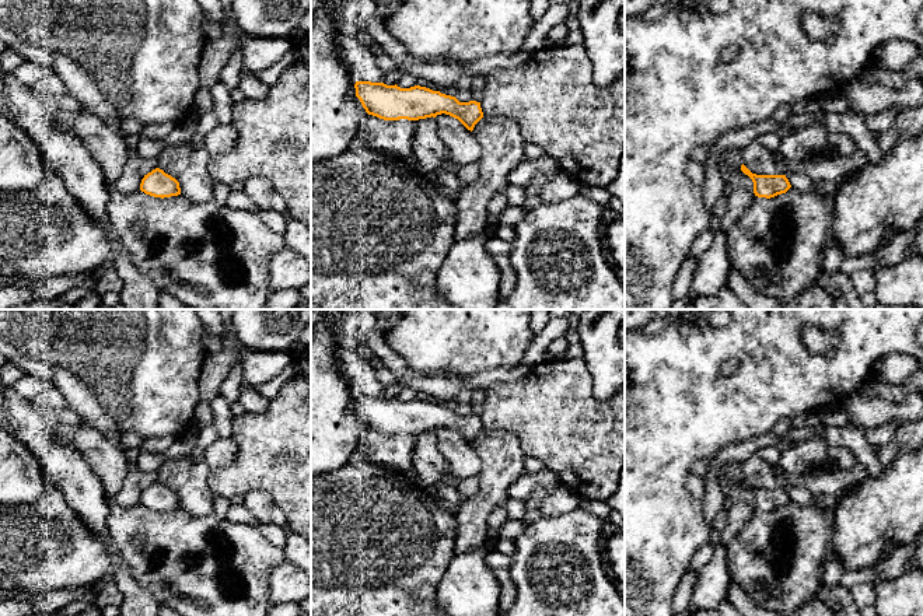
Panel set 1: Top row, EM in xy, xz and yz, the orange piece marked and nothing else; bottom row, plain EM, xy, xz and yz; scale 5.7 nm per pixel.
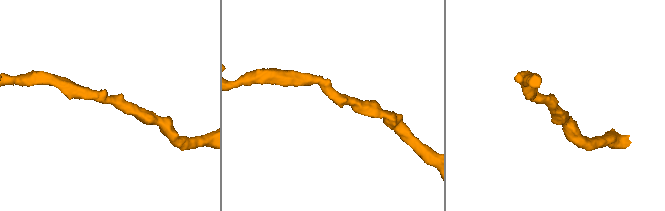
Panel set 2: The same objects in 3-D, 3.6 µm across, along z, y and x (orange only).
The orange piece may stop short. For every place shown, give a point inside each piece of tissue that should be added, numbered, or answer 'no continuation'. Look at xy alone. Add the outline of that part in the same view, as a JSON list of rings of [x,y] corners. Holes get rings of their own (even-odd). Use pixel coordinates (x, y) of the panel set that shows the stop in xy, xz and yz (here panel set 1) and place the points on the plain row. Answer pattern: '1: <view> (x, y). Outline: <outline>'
no continuation

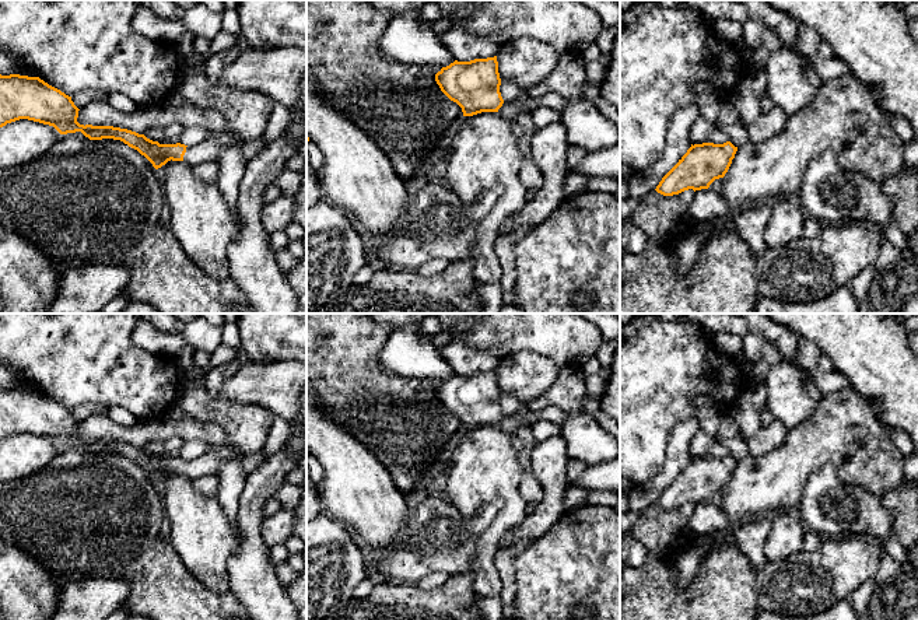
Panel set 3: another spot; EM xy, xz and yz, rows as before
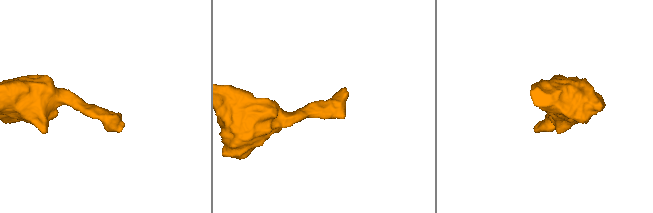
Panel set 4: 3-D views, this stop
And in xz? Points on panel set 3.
1: xz (525, 416). Outline: [[[523,406],[515,417],[504,416],[502,420],[498,423],[498,427],[508,434],[514,434],[519,425],[532,425],[536,420],[537,411],[533,411]]]

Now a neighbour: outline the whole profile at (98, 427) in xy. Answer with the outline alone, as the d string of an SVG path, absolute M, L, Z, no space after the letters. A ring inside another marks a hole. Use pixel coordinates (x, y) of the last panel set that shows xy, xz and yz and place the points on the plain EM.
M95 414L78 424L77 435L80 438L113 439L144 448L153 441L167 441L179 437L183 441L202 439L209 446L223 446L227 435L223 427L214 423L203 423L190 417L179 421L168 416L160 416L153 420L137 421L133 427L123 427L112 421L108 416Z

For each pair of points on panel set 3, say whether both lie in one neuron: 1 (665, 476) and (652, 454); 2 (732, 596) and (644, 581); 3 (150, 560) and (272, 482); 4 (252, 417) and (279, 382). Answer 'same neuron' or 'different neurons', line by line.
1: different neurons
2: same neuron
3: different neurons
4: different neurons

